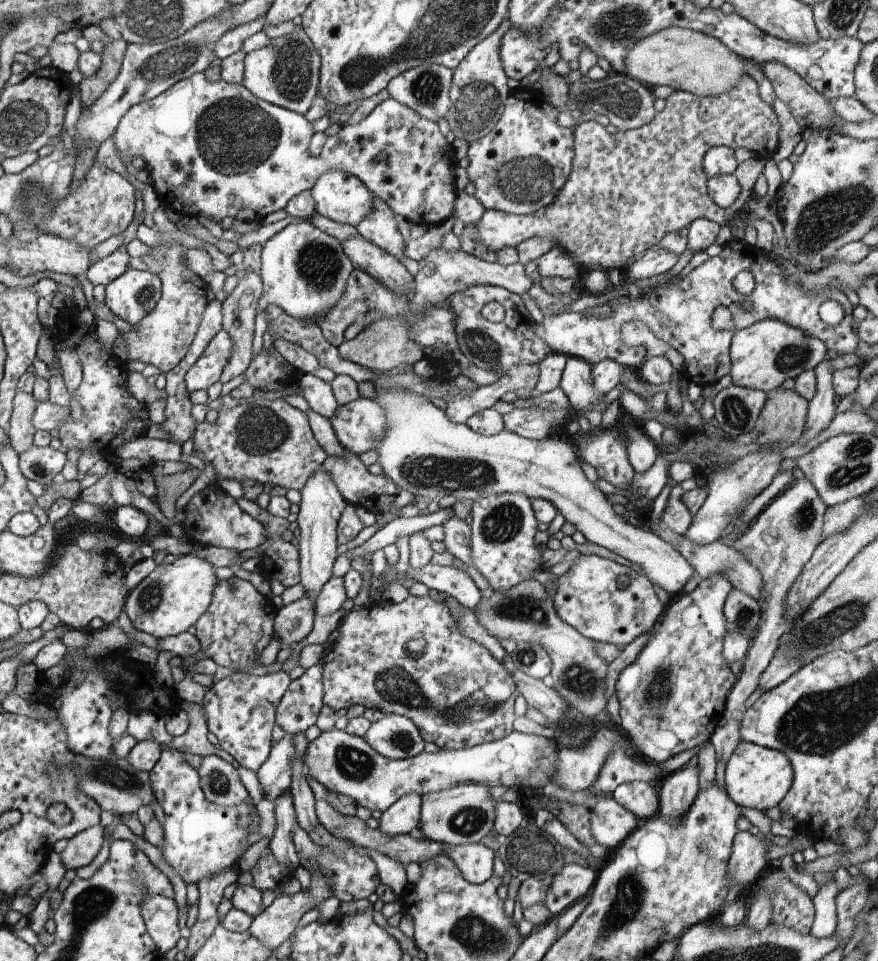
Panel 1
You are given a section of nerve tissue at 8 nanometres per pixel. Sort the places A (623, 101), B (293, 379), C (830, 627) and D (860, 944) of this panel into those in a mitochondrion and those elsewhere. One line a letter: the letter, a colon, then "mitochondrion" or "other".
A: mitochondrion
B: other
C: mitochondrion
D: other

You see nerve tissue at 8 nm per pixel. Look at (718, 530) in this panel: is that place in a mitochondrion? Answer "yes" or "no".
no

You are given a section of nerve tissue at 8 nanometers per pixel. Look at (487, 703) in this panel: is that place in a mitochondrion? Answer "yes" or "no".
yes

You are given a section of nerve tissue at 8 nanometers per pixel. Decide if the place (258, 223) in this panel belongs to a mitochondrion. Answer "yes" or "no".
no

